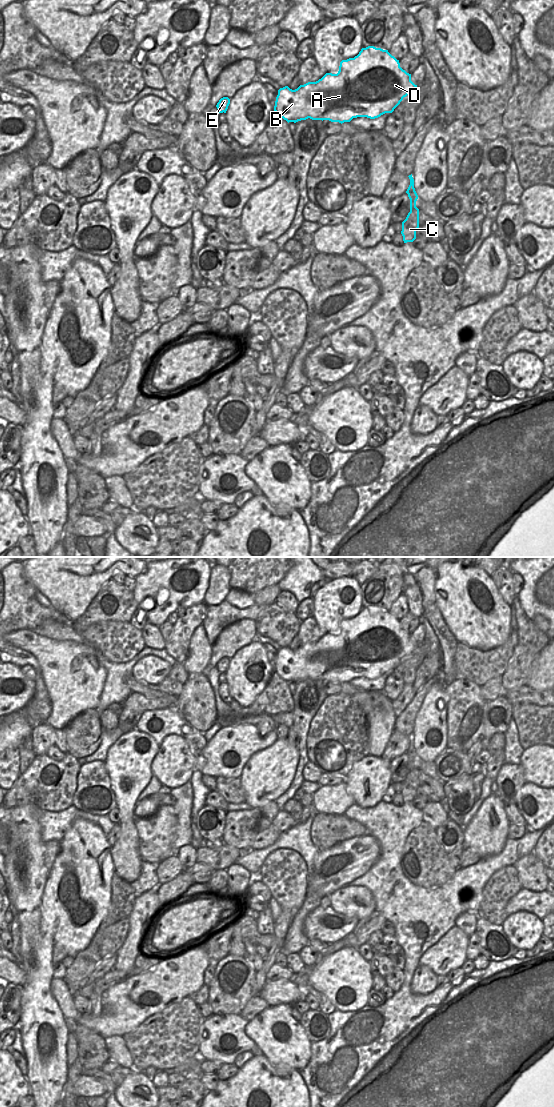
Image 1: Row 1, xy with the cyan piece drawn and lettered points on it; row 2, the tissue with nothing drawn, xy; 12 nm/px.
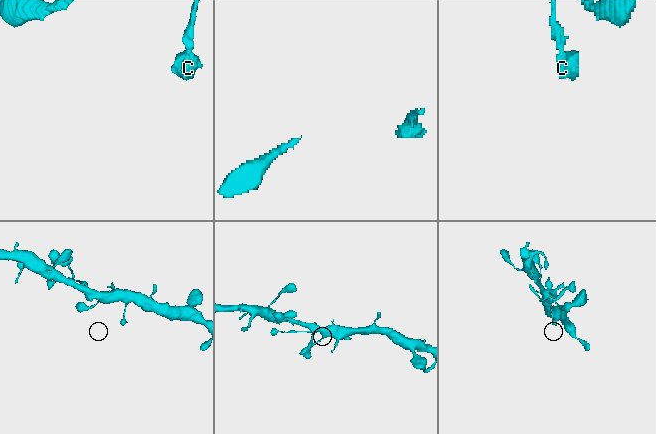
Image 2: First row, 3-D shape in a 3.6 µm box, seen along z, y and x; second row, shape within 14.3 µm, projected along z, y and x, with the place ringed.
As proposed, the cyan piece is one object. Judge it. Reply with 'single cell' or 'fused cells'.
single cell

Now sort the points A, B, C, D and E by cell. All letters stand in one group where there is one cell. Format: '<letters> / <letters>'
A B C D E

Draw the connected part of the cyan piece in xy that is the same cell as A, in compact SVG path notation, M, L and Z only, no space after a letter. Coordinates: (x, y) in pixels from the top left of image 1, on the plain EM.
M368 606L362 608L354 618L342 620L337 634L326 633L318 641L300 645L295 650L288 646L280 648L274 671L288 683L308 678L341 684L357 677L375 679L392 673L416 647L411 641L411 634L400 627L399 620L388 610Z

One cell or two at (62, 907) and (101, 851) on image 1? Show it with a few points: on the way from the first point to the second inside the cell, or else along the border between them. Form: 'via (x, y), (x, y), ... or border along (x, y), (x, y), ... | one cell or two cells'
via (57, 889), (66, 871), (80, 869), (83, 866) | one cell

